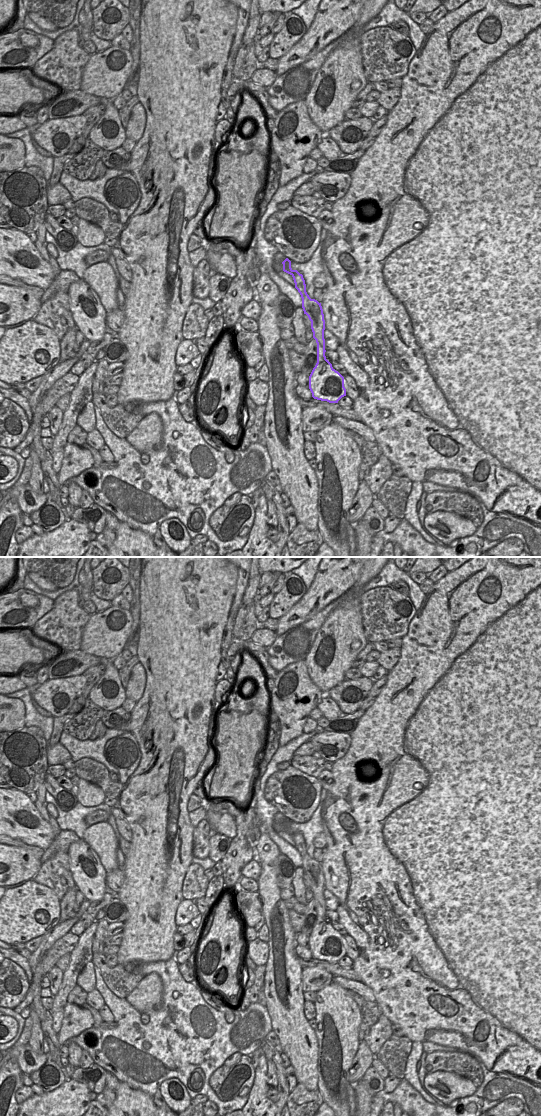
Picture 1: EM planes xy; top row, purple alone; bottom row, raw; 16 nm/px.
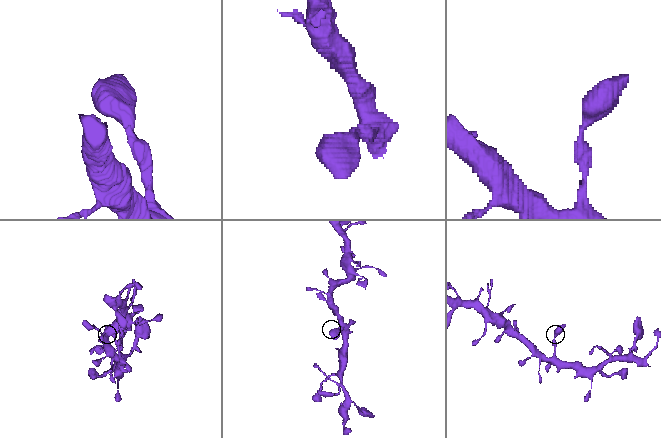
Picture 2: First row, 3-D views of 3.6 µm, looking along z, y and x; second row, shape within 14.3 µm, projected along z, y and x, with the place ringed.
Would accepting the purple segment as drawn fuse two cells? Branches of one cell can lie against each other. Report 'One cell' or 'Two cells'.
One cell.

